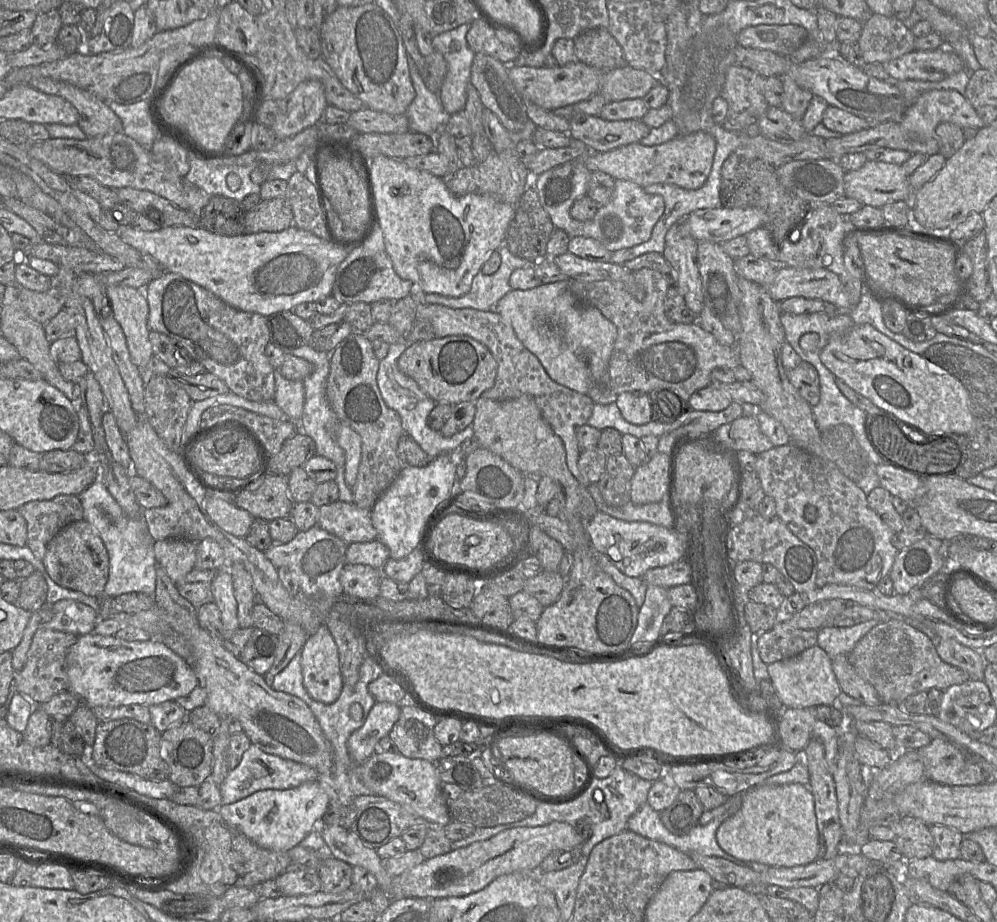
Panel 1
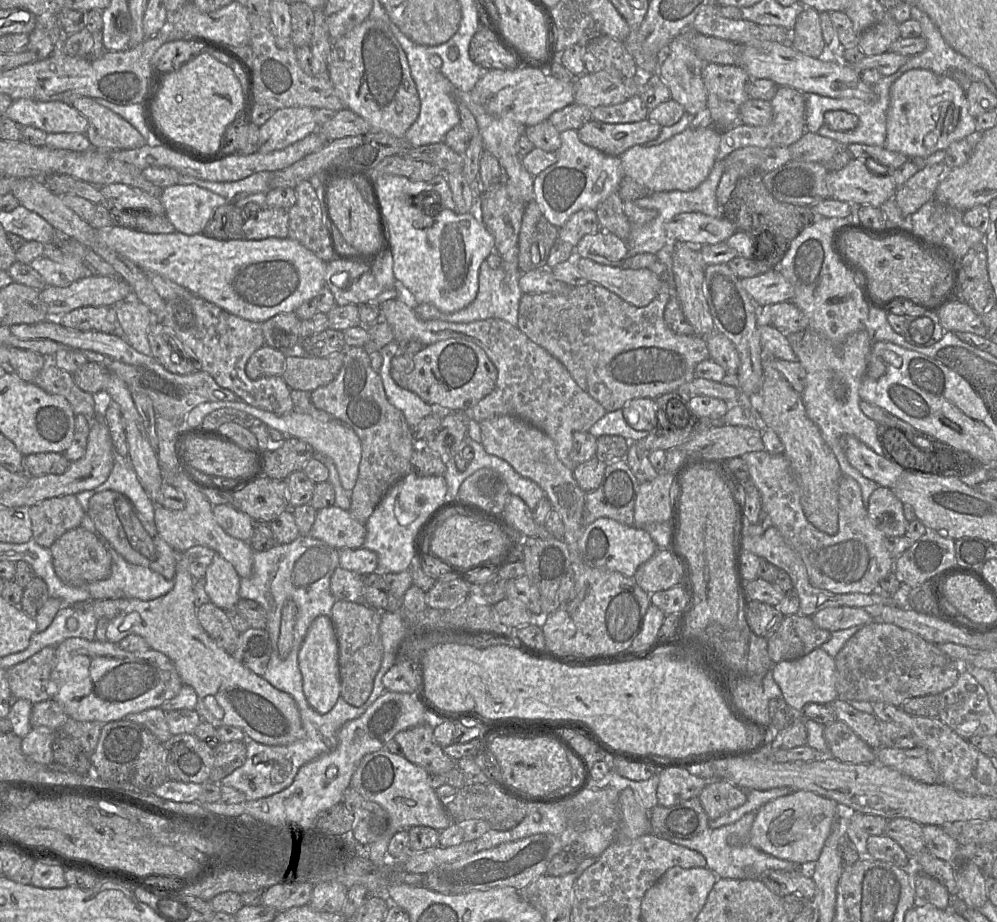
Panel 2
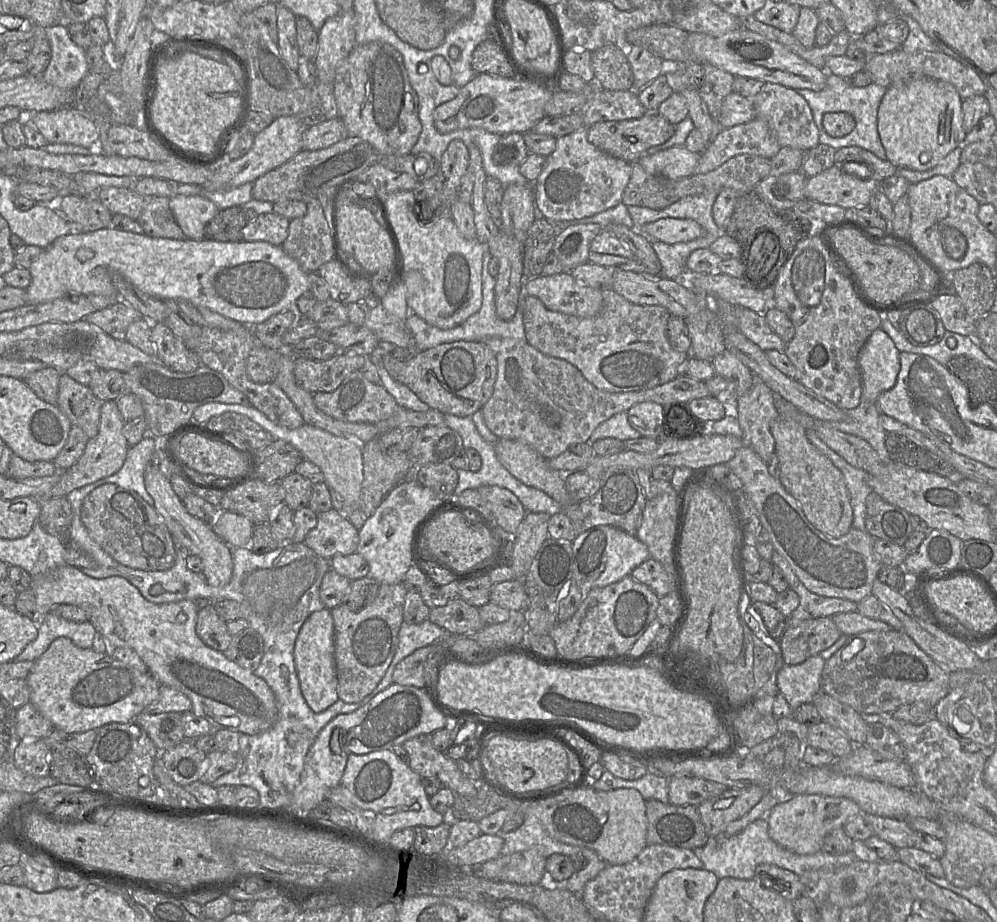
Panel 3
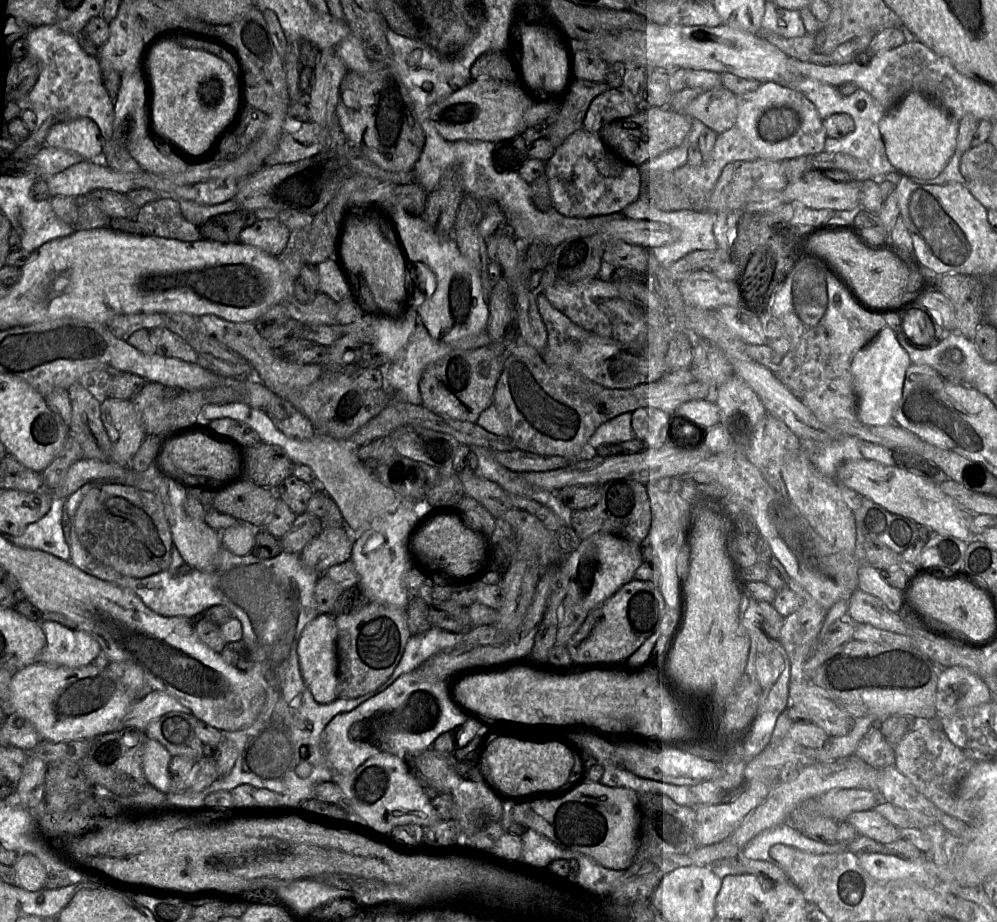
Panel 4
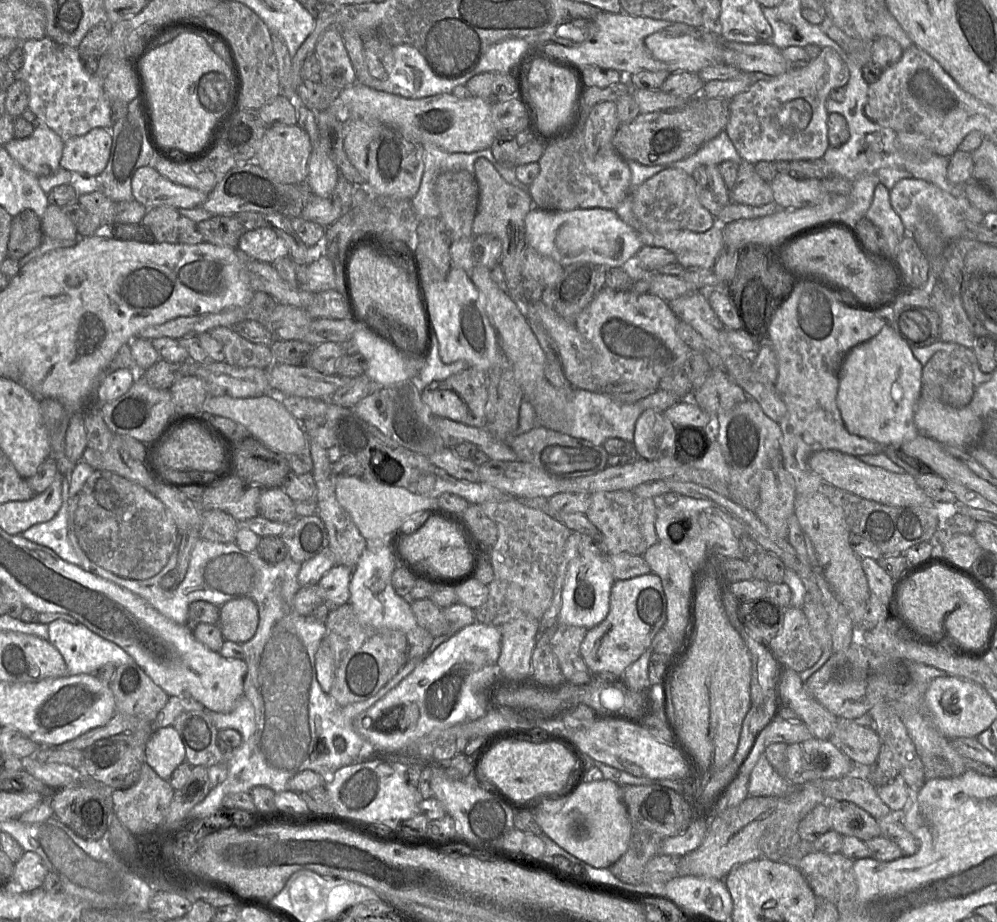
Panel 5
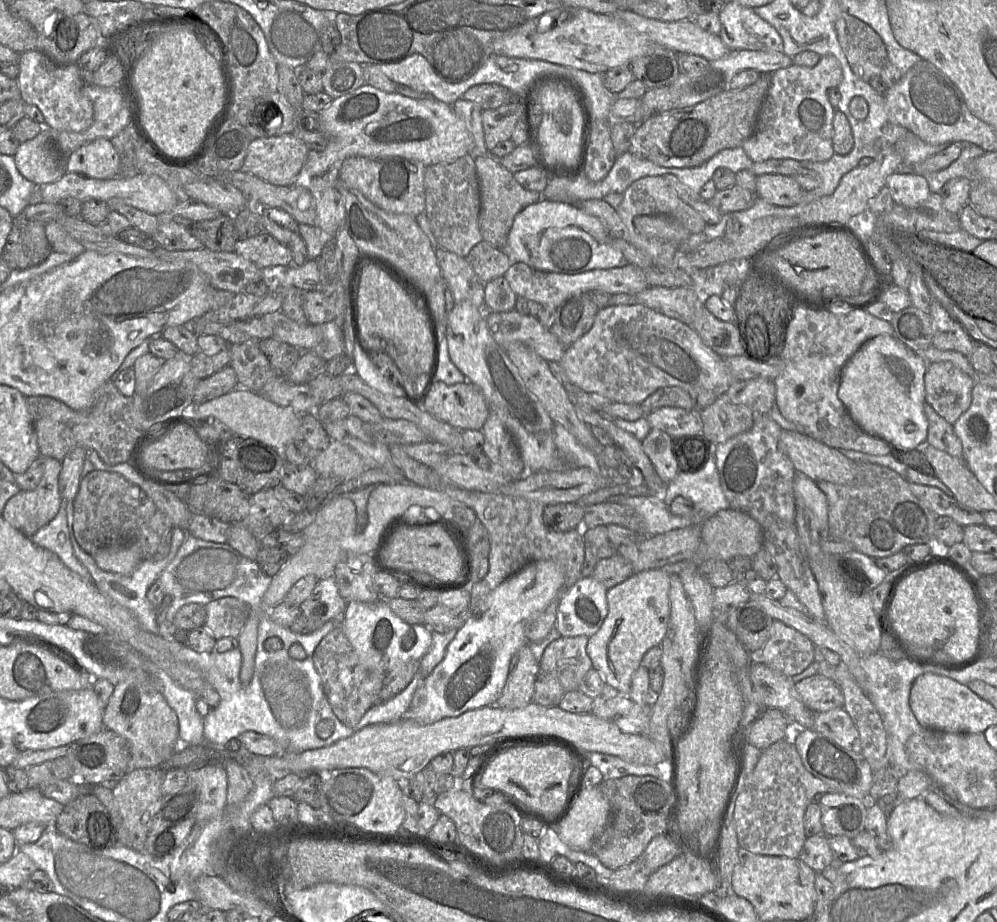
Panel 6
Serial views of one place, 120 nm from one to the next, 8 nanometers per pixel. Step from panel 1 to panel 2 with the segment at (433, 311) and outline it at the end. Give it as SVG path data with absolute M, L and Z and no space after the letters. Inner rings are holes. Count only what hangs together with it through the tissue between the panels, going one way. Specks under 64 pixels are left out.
M398 298L387 300L380 304L380 315L383 315L390 325L394 340L416 340L424 346L450 338L463 338L480 346L498 370L496 387L470 409L470 418L481 423L486 419L509 415L520 418L545 432L555 443L559 459L571 470L576 466L570 459L570 452L575 432L588 432L593 424L601 419L607 410L580 388L567 368L544 348L533 342L518 326L499 319L489 318L469 323L455 323L443 320L424 320L417 316L414 309Z

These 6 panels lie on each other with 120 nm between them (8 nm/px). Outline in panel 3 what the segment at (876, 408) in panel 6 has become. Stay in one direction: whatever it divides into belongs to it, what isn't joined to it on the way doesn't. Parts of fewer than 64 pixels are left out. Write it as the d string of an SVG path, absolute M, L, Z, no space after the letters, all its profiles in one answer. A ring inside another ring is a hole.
M875 330L858 354L863 401L875 404L878 397L893 388L900 371L900 351L882 330Z

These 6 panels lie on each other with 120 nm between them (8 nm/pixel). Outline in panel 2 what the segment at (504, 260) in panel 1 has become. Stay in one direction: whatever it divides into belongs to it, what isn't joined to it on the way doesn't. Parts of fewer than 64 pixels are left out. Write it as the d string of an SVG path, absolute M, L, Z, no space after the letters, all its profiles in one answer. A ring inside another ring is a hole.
M486 259L482 262L479 270L479 289L477 296L468 306L456 312L444 313L432 304L421 303L416 305L414 311L418 317L424 320L443 320L455 323L469 323L489 318L499 318L511 325L517 326L520 300L523 295L523 292L518 285L518 281L519 276L511 276L511 278L509 278L502 265L497 269L491 269Z

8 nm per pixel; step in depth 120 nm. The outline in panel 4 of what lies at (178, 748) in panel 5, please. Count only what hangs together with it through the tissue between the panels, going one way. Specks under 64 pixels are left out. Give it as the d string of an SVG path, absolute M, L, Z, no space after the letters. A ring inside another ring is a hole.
M147 739L143 754L143 772L151 785L168 794L172 792L169 763L173 756L158 741Z

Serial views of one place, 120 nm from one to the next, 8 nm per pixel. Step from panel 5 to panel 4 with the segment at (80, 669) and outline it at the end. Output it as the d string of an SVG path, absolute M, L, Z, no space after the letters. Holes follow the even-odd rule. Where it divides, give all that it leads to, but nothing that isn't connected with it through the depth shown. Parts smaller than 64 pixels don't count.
M55 621L39 623L46 645L36 656L35 663L49 666L82 667L91 664L100 653L100 644L82 630L72 630Z

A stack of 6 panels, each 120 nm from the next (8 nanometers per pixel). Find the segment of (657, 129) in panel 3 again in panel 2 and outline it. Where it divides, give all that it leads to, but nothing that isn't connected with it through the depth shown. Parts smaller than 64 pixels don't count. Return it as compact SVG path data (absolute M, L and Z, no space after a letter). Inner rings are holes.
M592 119L577 130L579 139L586 145L620 157L635 145L644 145L656 139L662 126L649 119L632 123L609 124Z

